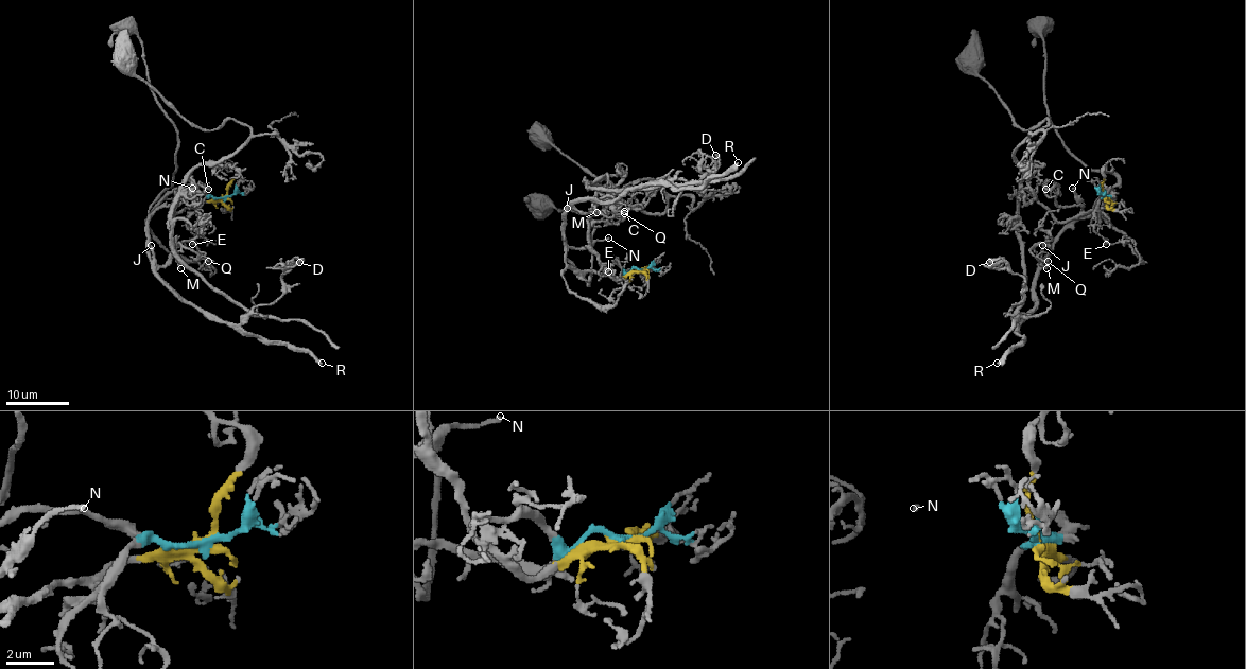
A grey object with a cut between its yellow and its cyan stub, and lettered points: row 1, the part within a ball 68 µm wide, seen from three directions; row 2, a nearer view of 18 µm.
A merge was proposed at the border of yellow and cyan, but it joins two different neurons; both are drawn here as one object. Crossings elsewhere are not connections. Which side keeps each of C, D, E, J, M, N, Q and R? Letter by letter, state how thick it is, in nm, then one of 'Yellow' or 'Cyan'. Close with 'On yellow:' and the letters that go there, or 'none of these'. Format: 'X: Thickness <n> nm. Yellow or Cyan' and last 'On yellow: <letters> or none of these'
C: Thickness 200 nm. Cyan
D: Thickness 200 nm. Cyan
E: Thickness 100 nm. Cyan
J: Thickness 200 nm. Cyan
M: Thickness 110 nm. Cyan
N: Thickness 160 nm. Cyan
Q: Thickness 160 nm. Cyan
R: Thickness 340 nm. Cyan
On yellow: none of these

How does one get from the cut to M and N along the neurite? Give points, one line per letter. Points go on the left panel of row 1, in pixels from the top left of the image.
M: (224, 196), (214, 198), (175, 189), (151, 206), (148, 256), (163, 265), (171, 248), (178, 243), (180, 268)
N: (224, 196), (214, 198), (175, 189), (160, 196), (151, 206), (149, 213), (170, 204), (187, 189), (193, 189)

